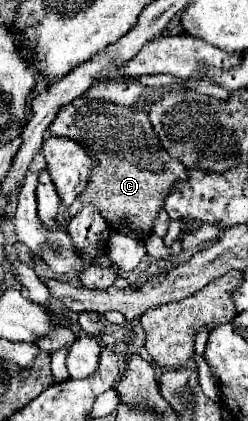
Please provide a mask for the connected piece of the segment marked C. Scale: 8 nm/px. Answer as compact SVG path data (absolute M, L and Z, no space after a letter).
M80 96L72 100L72 104L60 108L56 120L50 124L50 134L52 136L64 136L74 142L78 142L88 156L94 160L94 168L90 174L88 188L82 192L80 200L76 200L68 210L70 216L74 216L84 204L96 204L100 208L100 214L104 220L110 224L112 230L116 232L126 232L132 238L144 240L152 232L152 224L158 216L158 212L164 206L164 198L172 190L172 186L186 176L186 168L180 160L174 160L168 156L168 152L162 148L158 134L154 132L150 118L144 108L138 108L136 104L132 106L118 106L108 100L94 100L88 96Z

